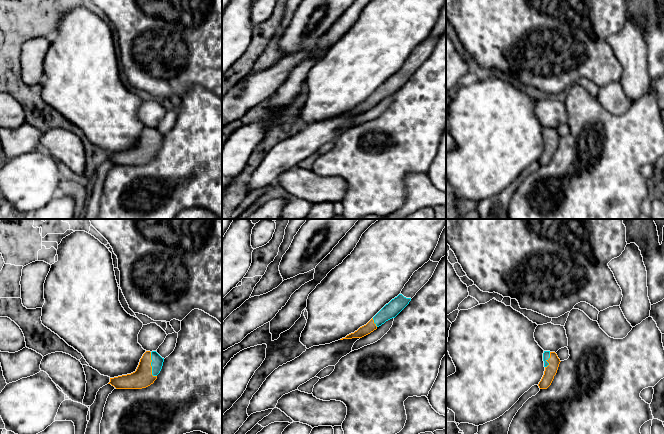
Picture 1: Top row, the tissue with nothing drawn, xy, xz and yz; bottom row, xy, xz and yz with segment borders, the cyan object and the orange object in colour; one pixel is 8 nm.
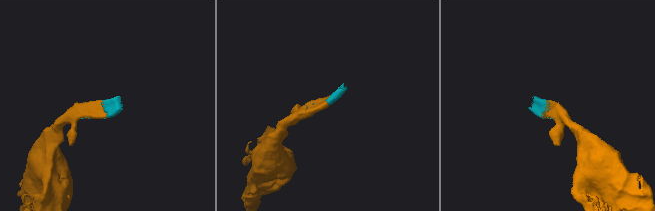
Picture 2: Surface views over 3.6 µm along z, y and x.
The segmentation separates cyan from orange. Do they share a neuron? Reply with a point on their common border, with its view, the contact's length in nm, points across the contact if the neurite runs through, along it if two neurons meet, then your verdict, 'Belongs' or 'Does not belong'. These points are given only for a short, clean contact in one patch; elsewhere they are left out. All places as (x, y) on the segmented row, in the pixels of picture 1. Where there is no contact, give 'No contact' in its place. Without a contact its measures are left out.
Touches cyan at xy (151, 365). Shared border 200 nm. Belongs

